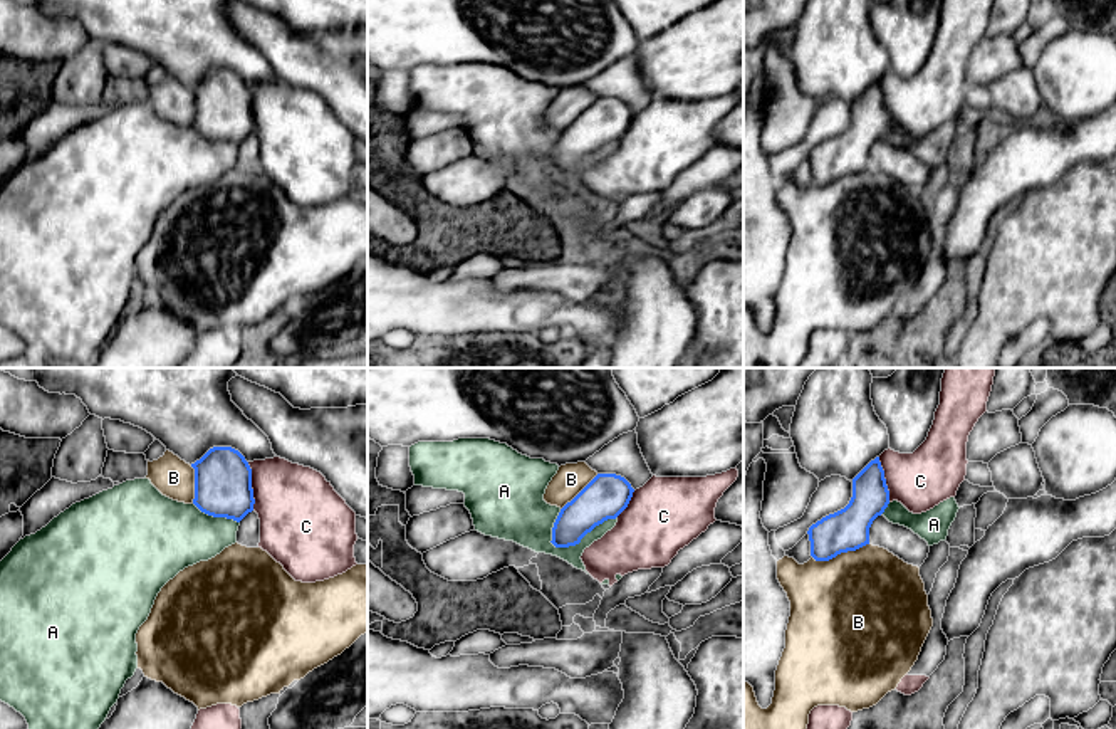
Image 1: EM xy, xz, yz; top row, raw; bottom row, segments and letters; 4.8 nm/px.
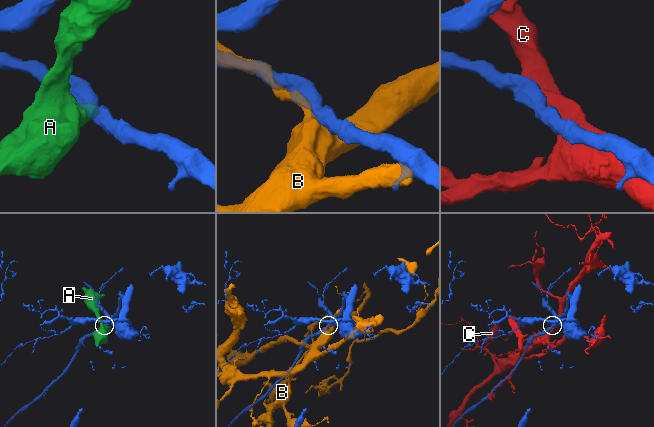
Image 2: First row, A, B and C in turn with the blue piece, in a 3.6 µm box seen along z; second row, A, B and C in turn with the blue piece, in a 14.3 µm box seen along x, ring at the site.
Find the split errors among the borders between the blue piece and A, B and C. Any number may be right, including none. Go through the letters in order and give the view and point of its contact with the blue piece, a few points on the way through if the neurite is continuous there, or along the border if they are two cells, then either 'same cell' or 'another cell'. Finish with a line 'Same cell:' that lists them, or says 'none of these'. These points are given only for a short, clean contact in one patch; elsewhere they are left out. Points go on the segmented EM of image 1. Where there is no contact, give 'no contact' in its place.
A: xz (583, 536) | another cell
B: yz (839, 553) | another cell
C: xy (250, 486) | another cell
Same cell: none of these

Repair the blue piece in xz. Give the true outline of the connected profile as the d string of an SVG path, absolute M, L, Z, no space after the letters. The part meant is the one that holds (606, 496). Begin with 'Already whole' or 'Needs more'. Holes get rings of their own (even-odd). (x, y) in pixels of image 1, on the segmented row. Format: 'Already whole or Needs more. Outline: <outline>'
Already whole. Outline: M597 474L571 502L552 527L552 544L569 548L581 543L596 526L616 519L629 504L634 489L616 474Z

